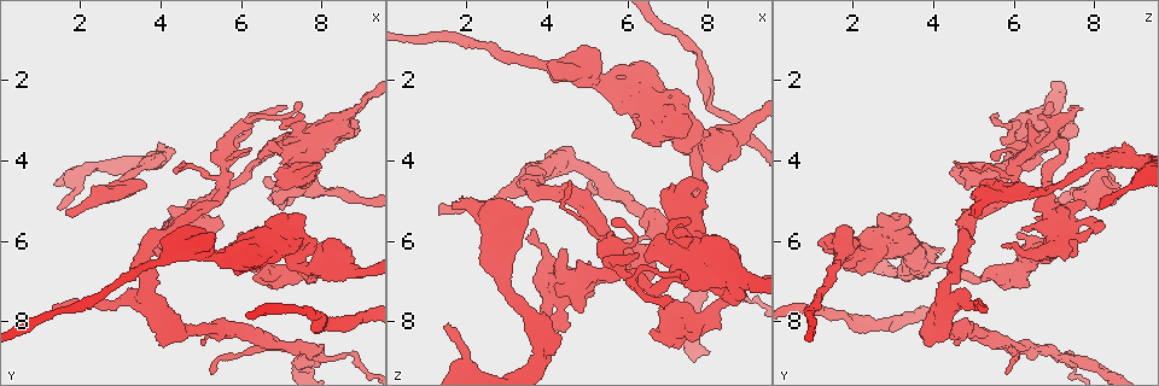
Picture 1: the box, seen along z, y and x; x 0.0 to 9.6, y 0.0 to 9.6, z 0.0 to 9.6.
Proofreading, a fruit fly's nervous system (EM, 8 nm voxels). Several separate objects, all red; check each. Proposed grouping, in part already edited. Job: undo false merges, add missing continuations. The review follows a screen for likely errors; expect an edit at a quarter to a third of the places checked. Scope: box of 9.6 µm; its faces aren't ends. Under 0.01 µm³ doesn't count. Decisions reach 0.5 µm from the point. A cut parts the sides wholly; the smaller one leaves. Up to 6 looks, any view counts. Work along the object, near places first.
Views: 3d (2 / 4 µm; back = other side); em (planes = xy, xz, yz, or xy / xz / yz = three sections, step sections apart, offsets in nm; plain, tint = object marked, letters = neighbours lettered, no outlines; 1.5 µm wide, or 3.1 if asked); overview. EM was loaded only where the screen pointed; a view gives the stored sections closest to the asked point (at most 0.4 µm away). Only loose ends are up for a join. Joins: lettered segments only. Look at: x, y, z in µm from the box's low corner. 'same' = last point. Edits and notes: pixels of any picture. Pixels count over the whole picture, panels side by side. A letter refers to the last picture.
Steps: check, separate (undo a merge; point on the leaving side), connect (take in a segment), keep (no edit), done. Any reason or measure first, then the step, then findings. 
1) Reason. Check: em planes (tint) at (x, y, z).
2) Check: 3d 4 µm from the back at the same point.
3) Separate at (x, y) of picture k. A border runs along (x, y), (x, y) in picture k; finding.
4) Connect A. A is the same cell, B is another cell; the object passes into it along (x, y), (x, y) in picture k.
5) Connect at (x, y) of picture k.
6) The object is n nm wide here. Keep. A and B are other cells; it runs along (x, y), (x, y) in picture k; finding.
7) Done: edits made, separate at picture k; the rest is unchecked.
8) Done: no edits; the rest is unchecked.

Thick end. Check: 3d 4 µm at (6.15, 5.80, 3.35).

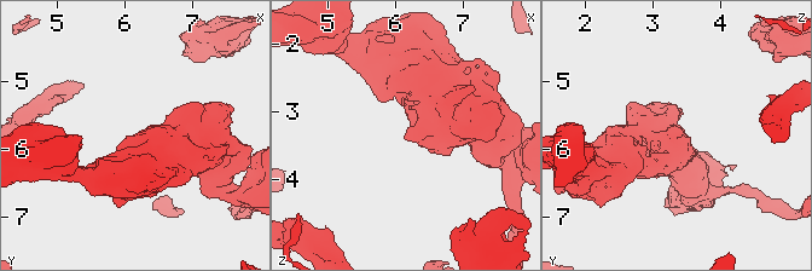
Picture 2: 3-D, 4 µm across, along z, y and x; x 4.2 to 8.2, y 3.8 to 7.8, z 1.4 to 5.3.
Now the EM. Check: em 3.1 µm xz step 8 (letters) at (6.15, 5.75, 3.40).

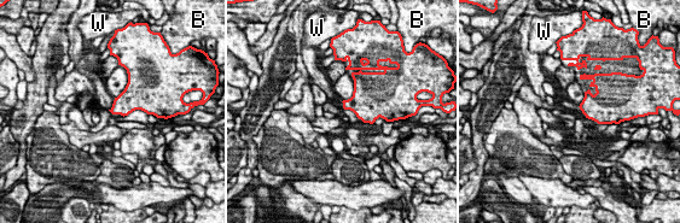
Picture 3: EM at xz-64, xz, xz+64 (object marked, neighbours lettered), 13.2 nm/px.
Check: em 3.1 µm planes (letters) at the same point.

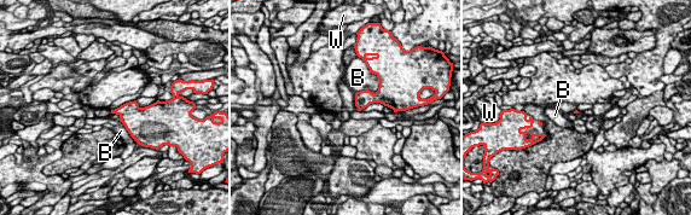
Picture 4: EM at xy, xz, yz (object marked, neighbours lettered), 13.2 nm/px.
Keep. B and W are other cells; none of them fits.

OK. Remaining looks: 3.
Free end. Check: 3d 4 µm from the back at (4.45, 5.55, 8.20).

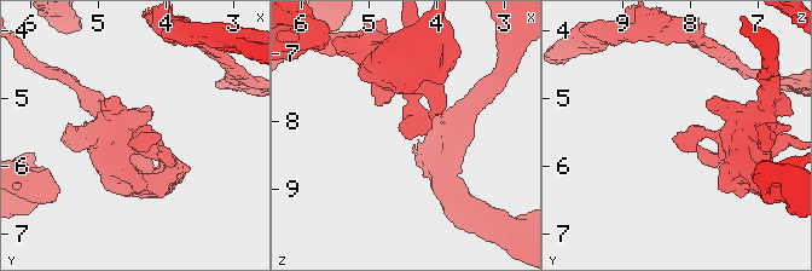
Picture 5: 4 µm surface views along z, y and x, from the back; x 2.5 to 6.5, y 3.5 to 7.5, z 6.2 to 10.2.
Shape alone is not enough. Check: em planes (letters) at (4.45, 5.55, 8.20).

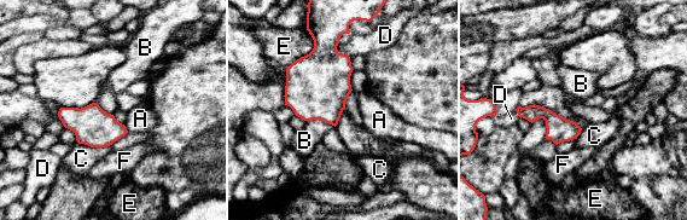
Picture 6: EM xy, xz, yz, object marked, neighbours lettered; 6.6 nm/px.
The object is 150 nm wide here. Keep. A, B, C, D, E and F are other cells; no lettered segment goes on from it.

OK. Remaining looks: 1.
Done: no edits; the rest is unchecked.

